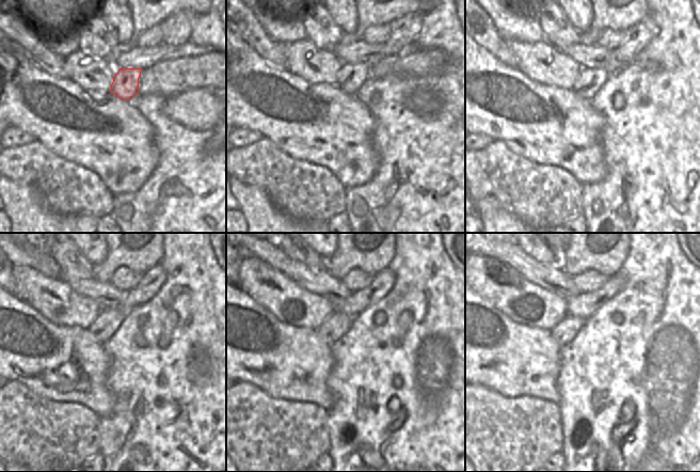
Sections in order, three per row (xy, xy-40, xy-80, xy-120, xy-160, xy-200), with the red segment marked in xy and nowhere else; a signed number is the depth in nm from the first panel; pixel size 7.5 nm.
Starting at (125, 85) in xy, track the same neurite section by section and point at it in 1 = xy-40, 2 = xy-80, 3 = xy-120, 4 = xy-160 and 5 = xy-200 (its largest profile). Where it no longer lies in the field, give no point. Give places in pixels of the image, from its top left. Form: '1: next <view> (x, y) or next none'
1: next xy-40 (351, 77)
2: next xy-80 (589, 80)
3: next xy-120 (109, 320)
4: next xy-160 (337, 325)
5: next xy-200 (566, 331)

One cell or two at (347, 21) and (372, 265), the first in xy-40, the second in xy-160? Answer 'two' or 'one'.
two

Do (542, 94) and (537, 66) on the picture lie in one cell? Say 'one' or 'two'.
two

